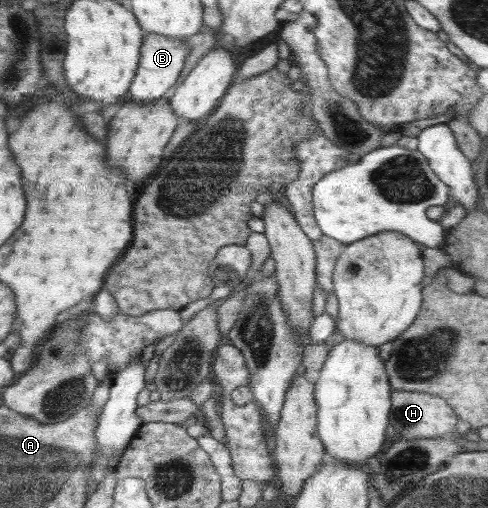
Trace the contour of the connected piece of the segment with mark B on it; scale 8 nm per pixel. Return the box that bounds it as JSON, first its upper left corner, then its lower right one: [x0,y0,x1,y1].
[128,34,191,104]

